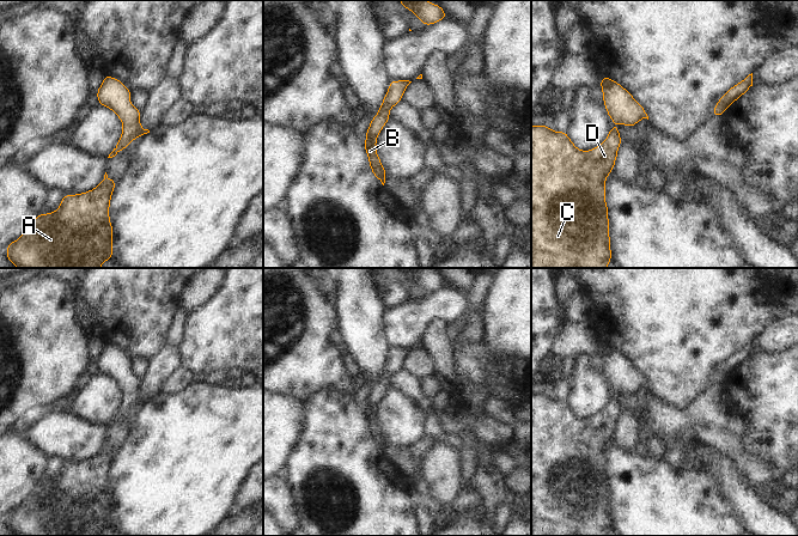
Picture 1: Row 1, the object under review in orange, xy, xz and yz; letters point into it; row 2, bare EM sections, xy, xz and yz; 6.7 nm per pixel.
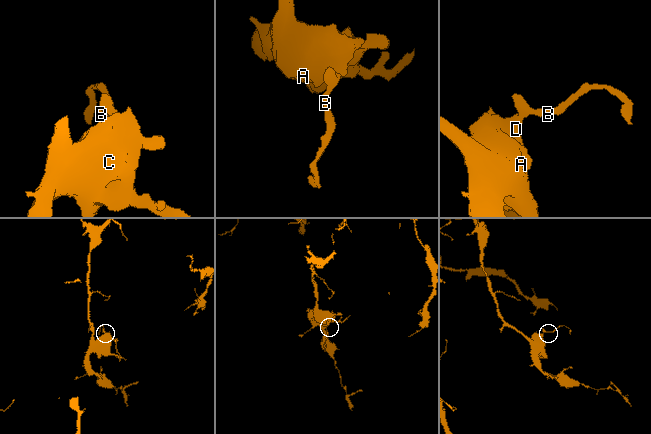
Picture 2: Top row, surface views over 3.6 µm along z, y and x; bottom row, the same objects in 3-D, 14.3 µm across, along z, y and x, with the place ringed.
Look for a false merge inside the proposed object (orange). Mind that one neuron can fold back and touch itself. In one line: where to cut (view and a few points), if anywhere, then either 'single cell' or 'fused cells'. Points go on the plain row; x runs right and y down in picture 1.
cut none; single cell

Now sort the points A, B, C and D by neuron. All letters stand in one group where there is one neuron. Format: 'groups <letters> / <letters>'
groups A B C D

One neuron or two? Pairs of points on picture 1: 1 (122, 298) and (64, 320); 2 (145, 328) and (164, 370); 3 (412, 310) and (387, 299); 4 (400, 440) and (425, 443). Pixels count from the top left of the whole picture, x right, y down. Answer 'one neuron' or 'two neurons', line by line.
1: two neurons
2: two neurons
3: two neurons
4: two neurons

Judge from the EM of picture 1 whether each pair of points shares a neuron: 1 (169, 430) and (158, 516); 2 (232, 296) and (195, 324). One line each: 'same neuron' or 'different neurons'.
1: same neuron
2: same neuron

